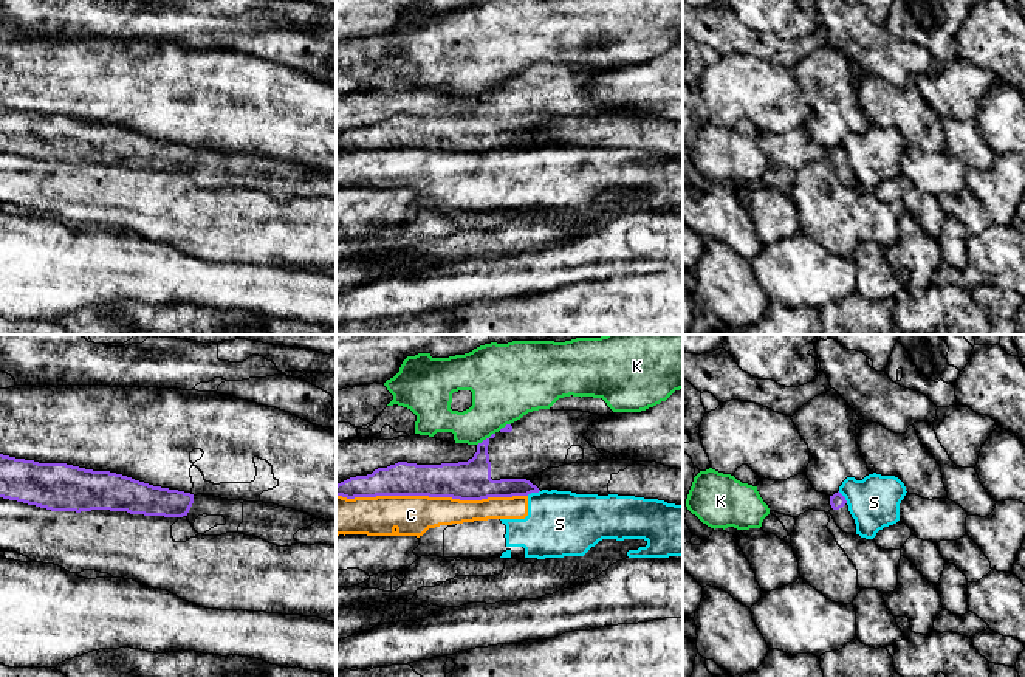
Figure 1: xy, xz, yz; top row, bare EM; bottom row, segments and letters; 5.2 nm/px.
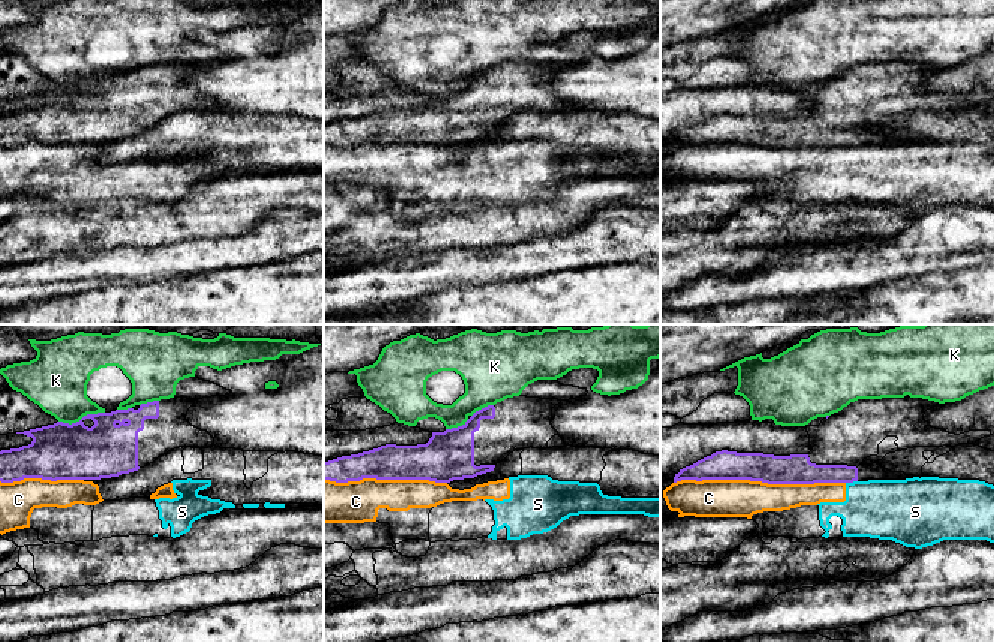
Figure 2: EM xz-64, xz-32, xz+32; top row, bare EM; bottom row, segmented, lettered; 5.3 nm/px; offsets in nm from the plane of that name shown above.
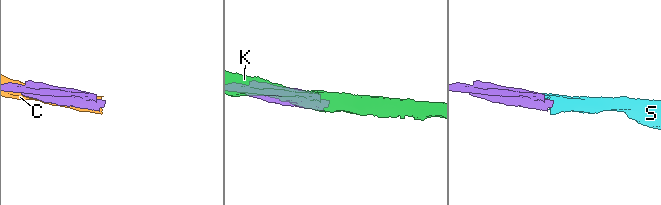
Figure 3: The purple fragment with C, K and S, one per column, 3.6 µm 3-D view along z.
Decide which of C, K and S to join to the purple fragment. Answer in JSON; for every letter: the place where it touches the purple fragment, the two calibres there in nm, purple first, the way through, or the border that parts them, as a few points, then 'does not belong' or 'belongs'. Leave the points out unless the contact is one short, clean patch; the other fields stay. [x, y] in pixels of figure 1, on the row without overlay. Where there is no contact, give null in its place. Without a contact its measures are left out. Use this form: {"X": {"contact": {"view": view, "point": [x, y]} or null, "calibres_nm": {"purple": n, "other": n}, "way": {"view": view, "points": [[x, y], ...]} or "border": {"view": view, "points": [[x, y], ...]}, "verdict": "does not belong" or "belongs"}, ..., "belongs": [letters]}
{"C": {"contact": {"view": "xz", "point": [432, 149]}, "calibres_nm": {"purple": 200, "other": 200}, "verdict": "does not belong"}, "K": {"contact": {"view": "xz", "point": [486, 92]}, "calibres_nm": {"purple": 200, "other": 320}, "verdict": "does not belong"}, "S": {"contact": {"view": "xz", "point": [533, 144]}, "calibres_nm": {"purple": 110, "other": 340}, "border": {"view": "xz", "points": [[539, 143], [527, 147]]}, "verdict": "does not belong"}, "belongs": []}

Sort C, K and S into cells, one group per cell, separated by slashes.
C S / K

